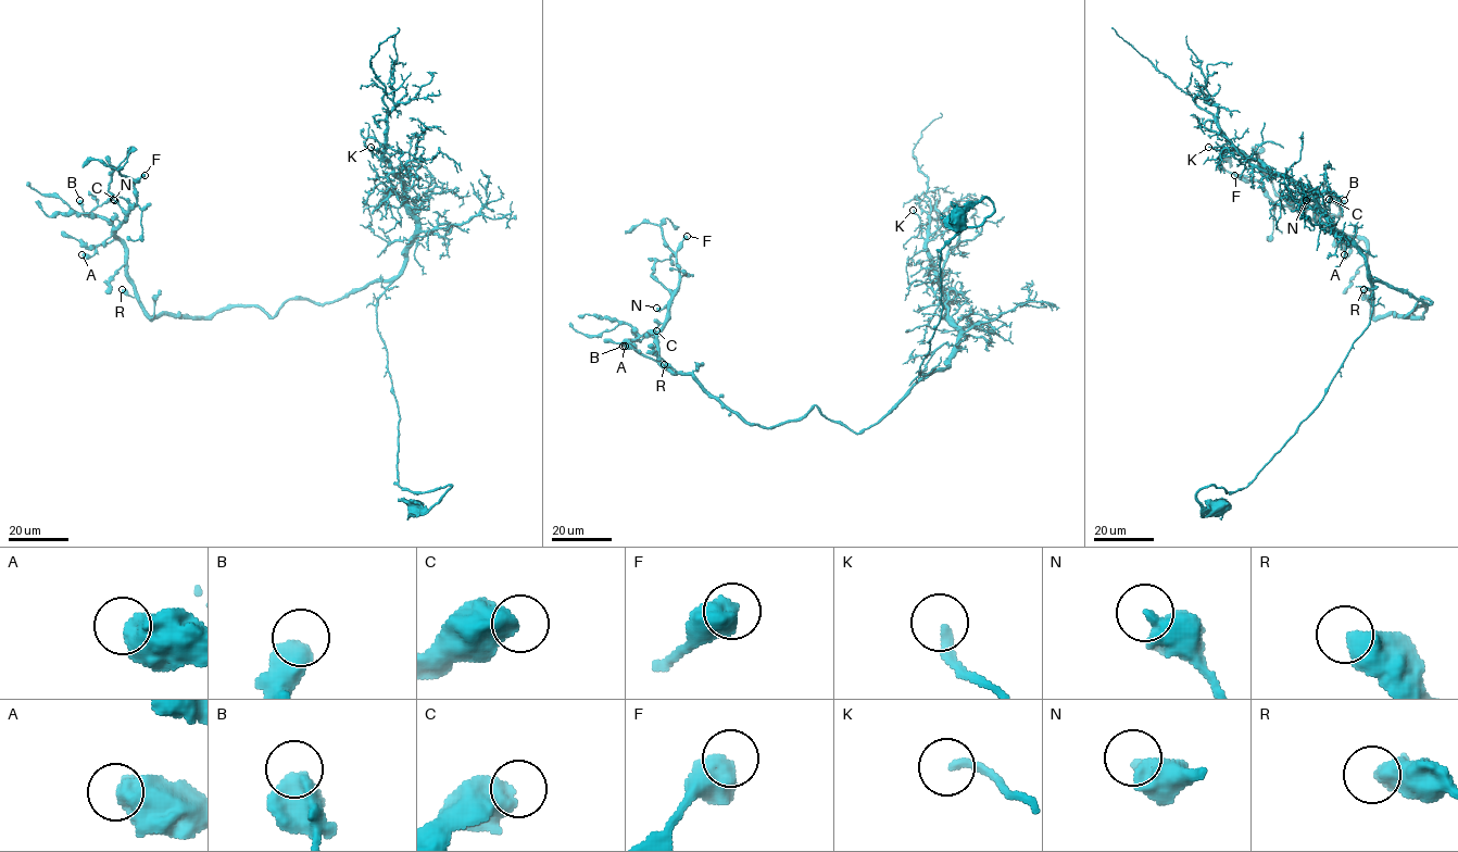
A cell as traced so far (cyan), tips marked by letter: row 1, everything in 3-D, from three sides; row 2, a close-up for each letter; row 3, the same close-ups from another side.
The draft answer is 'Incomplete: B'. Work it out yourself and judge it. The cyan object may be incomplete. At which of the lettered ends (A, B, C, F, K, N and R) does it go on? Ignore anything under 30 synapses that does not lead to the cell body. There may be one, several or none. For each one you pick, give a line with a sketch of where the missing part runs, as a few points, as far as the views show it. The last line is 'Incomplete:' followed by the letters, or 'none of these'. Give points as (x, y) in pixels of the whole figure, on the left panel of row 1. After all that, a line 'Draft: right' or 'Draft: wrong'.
Incomplete: none of these
Draft: wrong

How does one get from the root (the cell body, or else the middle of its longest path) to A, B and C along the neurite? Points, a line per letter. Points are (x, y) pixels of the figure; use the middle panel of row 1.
A: (957, 218), (993, 204), (941, 250), (919, 374), (932, 372), (861, 431), (815, 405), (746, 424), (625, 346)
B: (957, 218), (993, 204), (941, 250), (932, 372), (861, 431), (815, 405), (746, 424), (654, 334), (623, 346)
C: (957, 218), (993, 204), (941, 250), (932, 372), (861, 431), (815, 405), (746, 424), (633, 340), (656, 330)

